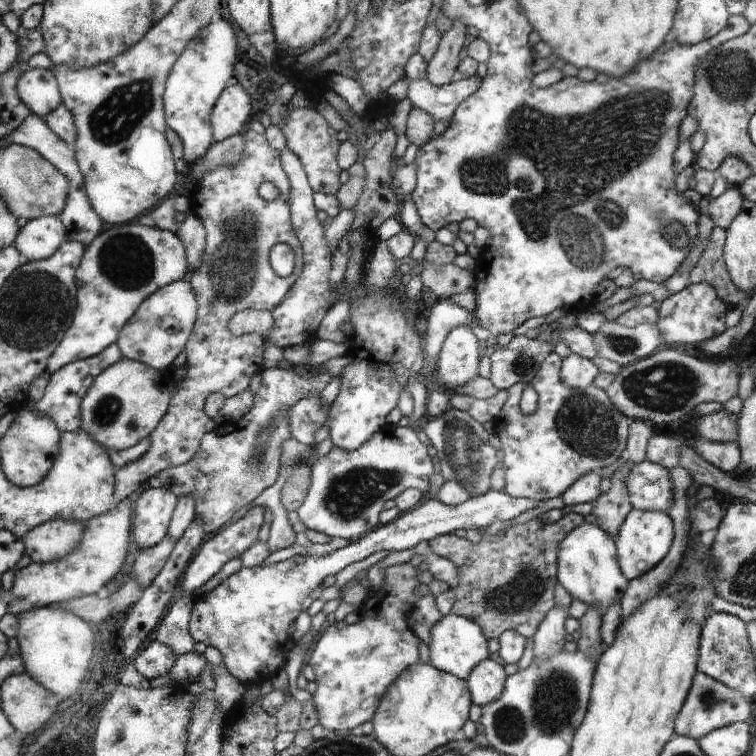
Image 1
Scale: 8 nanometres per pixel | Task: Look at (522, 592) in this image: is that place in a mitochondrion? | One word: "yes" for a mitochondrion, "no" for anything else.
yes

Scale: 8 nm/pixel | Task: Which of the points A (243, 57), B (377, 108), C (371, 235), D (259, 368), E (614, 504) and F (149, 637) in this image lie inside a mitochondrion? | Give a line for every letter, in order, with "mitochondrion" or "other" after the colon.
A: other
B: other
C: other
D: other
E: other
F: other

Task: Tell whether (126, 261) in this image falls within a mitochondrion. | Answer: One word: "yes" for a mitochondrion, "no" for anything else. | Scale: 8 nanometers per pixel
yes

